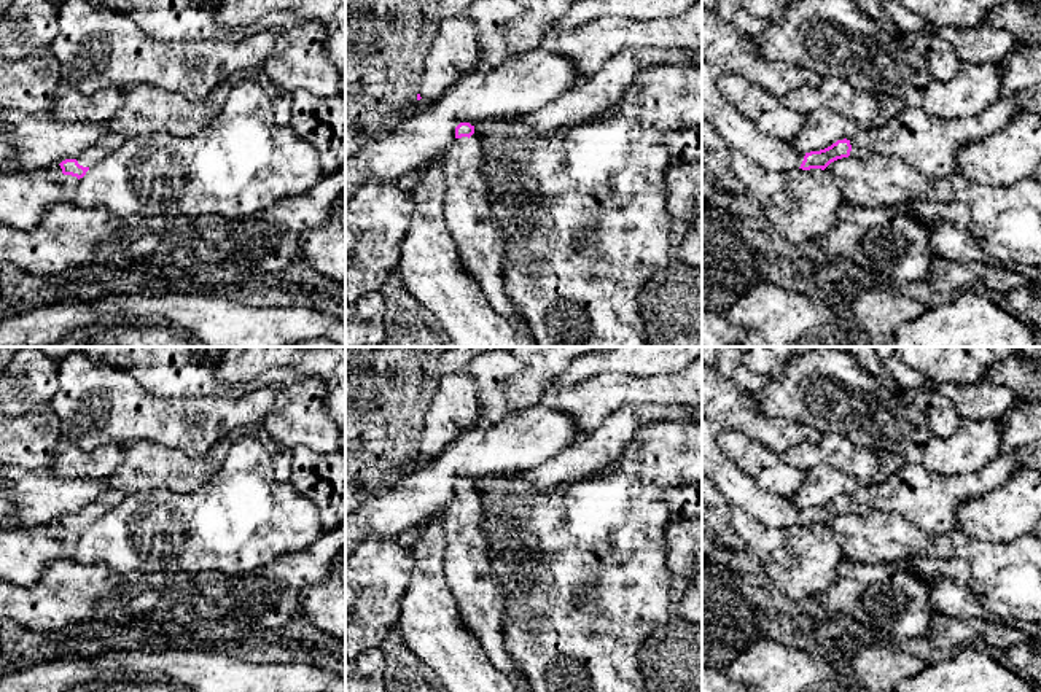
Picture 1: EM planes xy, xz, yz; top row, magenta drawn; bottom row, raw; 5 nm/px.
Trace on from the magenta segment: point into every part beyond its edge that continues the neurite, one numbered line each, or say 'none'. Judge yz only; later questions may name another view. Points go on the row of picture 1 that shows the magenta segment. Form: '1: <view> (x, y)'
1: yz (739, 132)
2: yz (927, 143)

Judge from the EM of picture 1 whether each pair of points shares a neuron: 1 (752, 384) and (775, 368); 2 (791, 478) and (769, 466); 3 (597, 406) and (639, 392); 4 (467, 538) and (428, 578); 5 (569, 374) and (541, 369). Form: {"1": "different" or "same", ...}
{"1": "different", "2": "same", "3": "same", "4": "different", "5": "different"}

